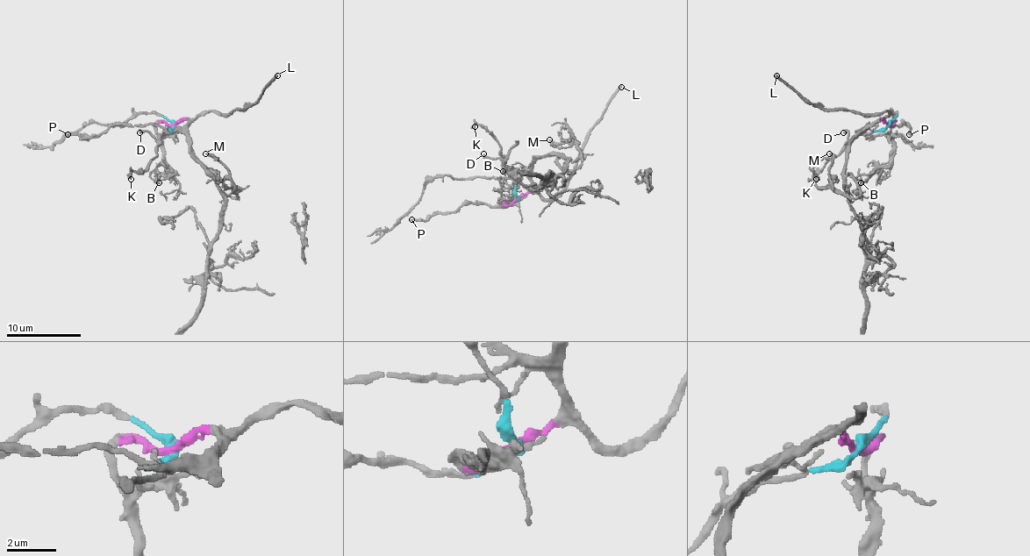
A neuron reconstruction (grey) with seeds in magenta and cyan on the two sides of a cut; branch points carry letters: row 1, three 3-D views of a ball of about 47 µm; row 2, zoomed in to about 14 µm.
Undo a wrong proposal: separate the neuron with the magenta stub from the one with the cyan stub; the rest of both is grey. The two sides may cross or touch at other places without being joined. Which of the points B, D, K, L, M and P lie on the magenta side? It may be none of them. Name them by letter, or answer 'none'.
B, L, M

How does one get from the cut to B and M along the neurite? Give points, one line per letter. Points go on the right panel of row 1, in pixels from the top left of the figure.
B: (890, 125), (893, 123), (891, 157), (871, 174), (860, 175), (856, 179), (861, 183)
M: (890, 125), (876, 119), (854, 138), (847, 170), (837, 181), (830, 172), (830, 153)

